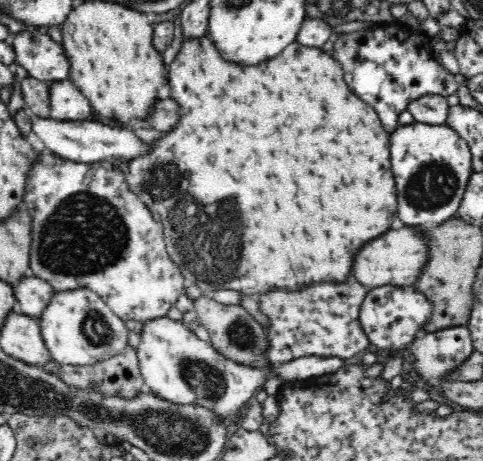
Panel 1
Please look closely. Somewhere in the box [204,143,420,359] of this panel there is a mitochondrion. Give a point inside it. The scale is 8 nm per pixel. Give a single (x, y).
(238, 332)

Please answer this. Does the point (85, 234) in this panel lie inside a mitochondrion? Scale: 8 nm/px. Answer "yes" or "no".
yes

